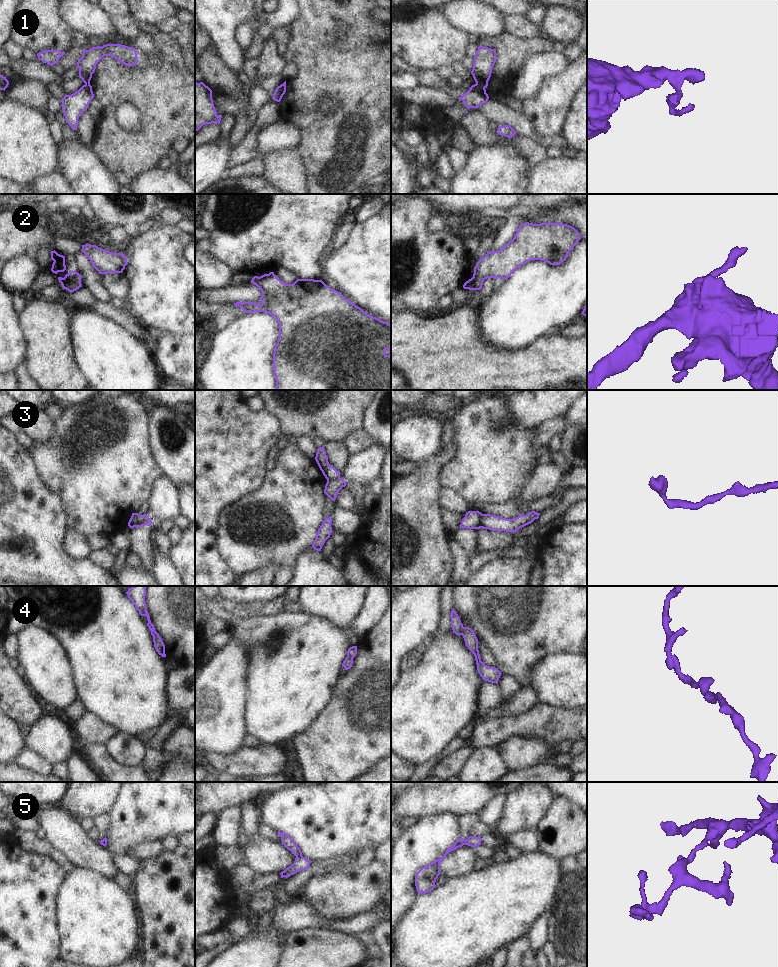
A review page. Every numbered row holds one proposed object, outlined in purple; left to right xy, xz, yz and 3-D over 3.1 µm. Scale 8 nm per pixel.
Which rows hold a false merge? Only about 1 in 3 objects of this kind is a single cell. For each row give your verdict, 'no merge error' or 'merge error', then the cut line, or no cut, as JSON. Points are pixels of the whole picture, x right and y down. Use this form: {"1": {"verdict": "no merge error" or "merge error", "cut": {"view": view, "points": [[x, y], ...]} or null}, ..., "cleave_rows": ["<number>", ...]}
{"1": {"verdict": "merge error", "cut": {"view": "yz", "points": [[476, 82], [484, 88]]}}, "2": {"verdict": "merge error", "cut": {"view": "yz", "points": [[473, 277], [471, 289]]}}, "3": {"verdict": "merge error", "cut": {"view": "yz", "points": [[482, 514], [480, 527]]}}, "4": {"verdict": "merge error", "cut": {"view": "yz", "points": [[463, 627], [460, 634]]}}, "5": {"verdict": "merge error", "cut": {"view": "xz", "points": [[301, 854], [296, 856]]}}, "cleave_rows": ["1", "2", "3", "4", "5"]}

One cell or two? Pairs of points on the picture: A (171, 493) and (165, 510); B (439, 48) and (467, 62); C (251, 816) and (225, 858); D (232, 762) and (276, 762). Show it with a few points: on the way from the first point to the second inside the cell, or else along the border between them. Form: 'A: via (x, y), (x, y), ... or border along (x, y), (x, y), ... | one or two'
A: via (167, 497), (165, 499), (165, 506) | one
B: border along (466, 55), (461, 62) | two
C: border along (243, 849), (248, 864) | two
D: via (243, 762), (265, 762) | one

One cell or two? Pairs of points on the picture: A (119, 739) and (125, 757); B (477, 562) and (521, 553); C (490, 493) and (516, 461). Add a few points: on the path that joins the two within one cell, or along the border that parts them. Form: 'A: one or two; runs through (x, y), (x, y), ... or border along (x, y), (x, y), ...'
A: one; runs through (120, 743), (125, 753)
B: one; runs through (488, 557), (496, 554), (510, 553)
C: one; runs through (492, 485), (508, 469)

